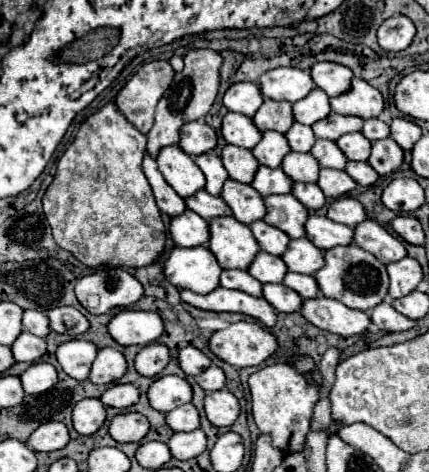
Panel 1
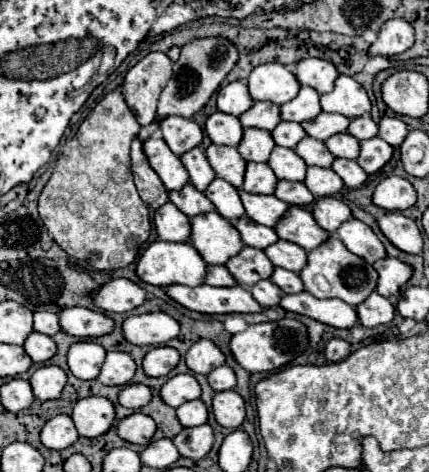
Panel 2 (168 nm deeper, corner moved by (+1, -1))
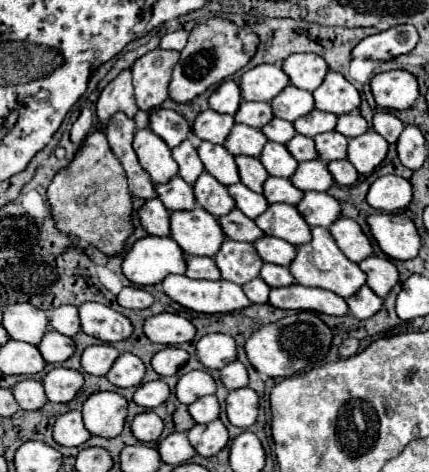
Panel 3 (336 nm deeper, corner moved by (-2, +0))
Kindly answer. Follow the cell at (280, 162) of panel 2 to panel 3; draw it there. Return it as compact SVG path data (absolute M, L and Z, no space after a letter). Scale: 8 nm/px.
M274 141L266 143L260 161L266 167L266 171L274 177L292 177L298 169L298 161L290 155L290 151Z

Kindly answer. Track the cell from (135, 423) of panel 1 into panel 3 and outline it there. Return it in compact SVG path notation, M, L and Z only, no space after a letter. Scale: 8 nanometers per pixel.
M144 411L144 413L136 415L136 417L132 419L132 425L130 425L132 435L134 435L138 441L144 441L144 443L154 443L154 441L160 437L162 427L164 427L164 425L162 425L160 417L156 417L154 411Z

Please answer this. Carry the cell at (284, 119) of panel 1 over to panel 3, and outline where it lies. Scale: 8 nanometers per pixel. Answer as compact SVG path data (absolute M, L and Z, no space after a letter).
M244 101L240 105L240 109L236 111L234 119L238 123L244 123L244 125L250 125L250 127L256 127L256 129L262 129L266 123L270 123L274 119L272 105L270 103L248 103L248 101Z

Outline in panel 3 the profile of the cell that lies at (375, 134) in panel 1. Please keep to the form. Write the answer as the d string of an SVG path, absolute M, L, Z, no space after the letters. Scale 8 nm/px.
M358 111L356 113L346 113L346 115L340 115L336 131L340 131L344 137L352 139L352 137L364 135L368 131L368 123Z

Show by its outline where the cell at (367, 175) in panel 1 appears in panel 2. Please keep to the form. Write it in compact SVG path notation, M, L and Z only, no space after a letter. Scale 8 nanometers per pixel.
M335 158L335 162L331 164L331 170L335 170L339 174L339 178L343 180L343 184L347 188L359 188L367 180L367 172L355 160Z

